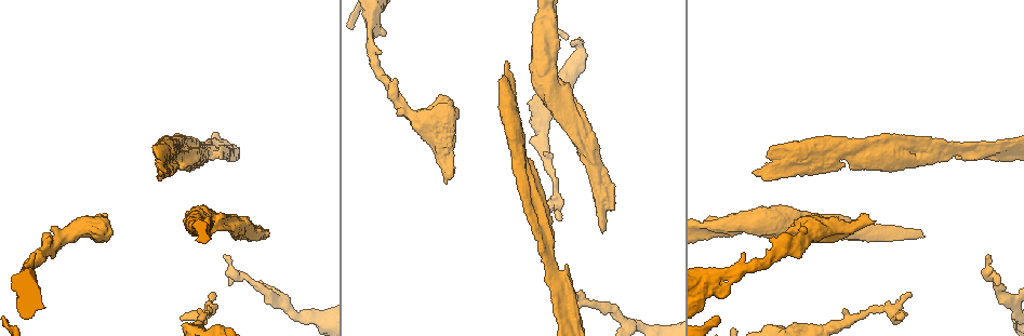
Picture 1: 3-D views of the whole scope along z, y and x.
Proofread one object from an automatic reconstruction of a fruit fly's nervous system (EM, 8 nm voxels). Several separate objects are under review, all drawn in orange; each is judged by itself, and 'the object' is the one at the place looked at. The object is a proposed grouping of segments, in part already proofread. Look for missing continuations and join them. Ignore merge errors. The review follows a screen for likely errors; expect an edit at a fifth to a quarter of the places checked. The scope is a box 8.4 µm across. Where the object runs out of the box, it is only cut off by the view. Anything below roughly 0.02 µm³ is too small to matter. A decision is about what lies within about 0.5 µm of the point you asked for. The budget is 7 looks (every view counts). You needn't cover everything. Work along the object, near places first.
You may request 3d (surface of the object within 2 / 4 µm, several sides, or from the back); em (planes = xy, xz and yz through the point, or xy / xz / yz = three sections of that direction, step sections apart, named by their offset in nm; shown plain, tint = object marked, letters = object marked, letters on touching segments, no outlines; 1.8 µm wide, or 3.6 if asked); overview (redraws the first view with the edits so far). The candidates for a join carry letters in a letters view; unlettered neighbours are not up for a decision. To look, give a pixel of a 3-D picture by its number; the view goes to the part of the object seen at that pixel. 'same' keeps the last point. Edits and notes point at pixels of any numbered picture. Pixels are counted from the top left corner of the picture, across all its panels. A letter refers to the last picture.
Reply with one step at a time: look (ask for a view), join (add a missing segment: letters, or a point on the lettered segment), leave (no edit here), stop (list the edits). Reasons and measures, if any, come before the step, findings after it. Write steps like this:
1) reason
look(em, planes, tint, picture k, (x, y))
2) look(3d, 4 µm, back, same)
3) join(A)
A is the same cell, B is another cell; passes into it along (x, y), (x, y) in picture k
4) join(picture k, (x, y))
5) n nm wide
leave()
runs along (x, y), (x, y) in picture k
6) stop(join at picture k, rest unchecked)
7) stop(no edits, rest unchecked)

an open end
look(em, 3.6 µm, yz, step 16, letters, picture 1, (561, 318))

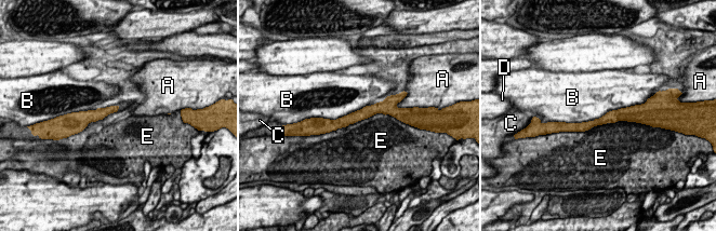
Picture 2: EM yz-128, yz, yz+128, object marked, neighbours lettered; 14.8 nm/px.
another direction
look(em, 3.6 µm, planes, letters, same)

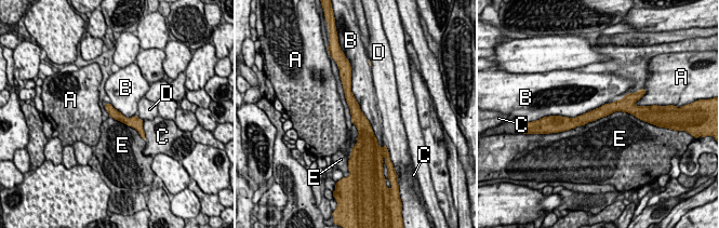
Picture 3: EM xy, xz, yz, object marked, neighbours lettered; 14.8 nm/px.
leave()
A, B, C, D and E are other cells; none of them fits

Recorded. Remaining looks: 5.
tapers out
look(em, planes, letters, picture 1, (988, 255))

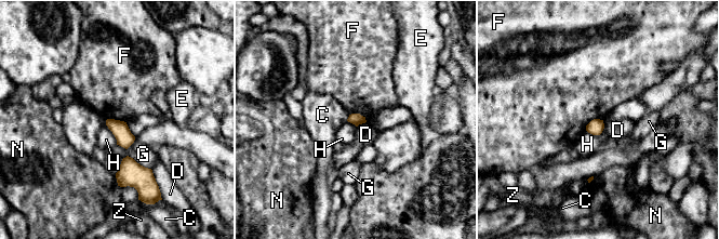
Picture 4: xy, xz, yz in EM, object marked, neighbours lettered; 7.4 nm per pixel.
leave()
C, D, E, F, G, H, N and Z are other cells; border along (602, 119), (593, 119), (585, 130) in picture 4; no lettered segment goes on from it

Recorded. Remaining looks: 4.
stops while still wide
look(em, xz, step 4, letters, picture 1, (445, 183))

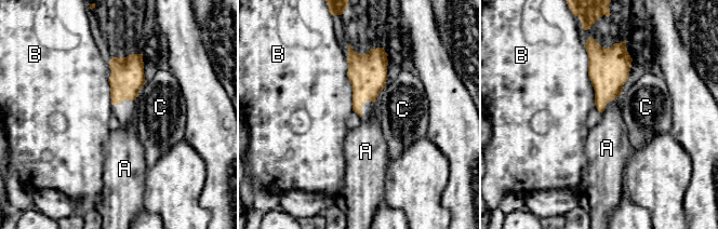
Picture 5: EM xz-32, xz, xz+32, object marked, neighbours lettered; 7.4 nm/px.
leave()
A, B and C are other cells; border along (617, 96), (609, 102) in picture 5; no lettered segment goes on from it

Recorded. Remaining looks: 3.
stop(no edits, rest unchecked)

